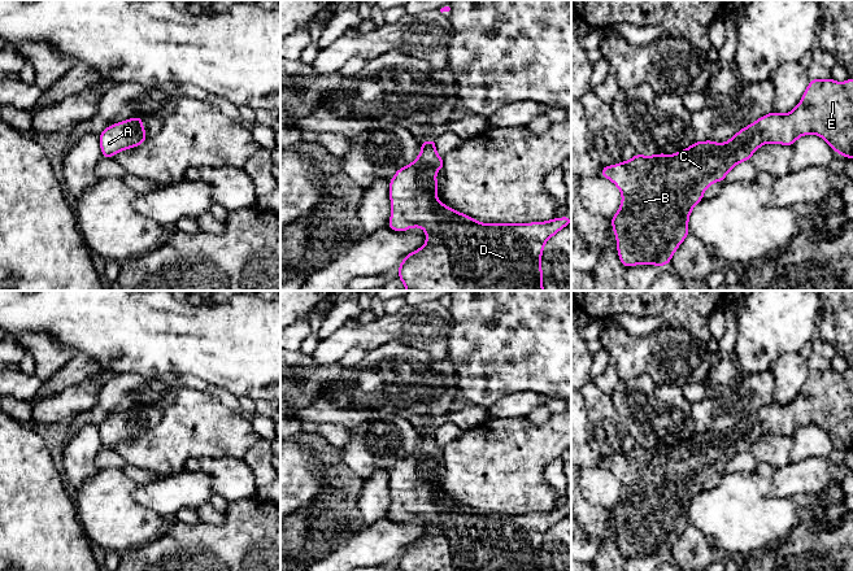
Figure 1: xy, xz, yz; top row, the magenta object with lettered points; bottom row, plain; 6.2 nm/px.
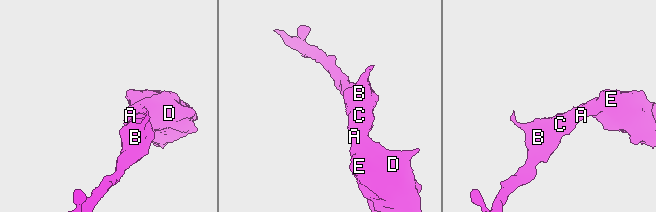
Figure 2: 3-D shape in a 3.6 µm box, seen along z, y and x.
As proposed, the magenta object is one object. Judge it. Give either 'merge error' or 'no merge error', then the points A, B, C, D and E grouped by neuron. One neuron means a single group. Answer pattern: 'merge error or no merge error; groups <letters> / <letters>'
no merge error; groups A B C D E

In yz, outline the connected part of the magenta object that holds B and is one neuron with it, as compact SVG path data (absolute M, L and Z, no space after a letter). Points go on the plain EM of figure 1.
M853 369L844 374L830 370L810 370L798 396L787 405L771 402L756 413L745 417L726 433L695 432L691 437L675 445L658 444L643 446L636 444L631 450L612 457L604 457L600 467L612 471L622 484L618 502L610 510L617 529L617 541L624 559L634 555L656 555L658 558L670 554L675 541L688 527L688 510L691 501L704 489L705 480L714 472L724 472L727 463L743 452L749 452L752 445L763 435L774 433L793 437L802 427L815 424L845 449L853 449Z

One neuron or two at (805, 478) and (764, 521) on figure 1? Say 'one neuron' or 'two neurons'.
one neuron

